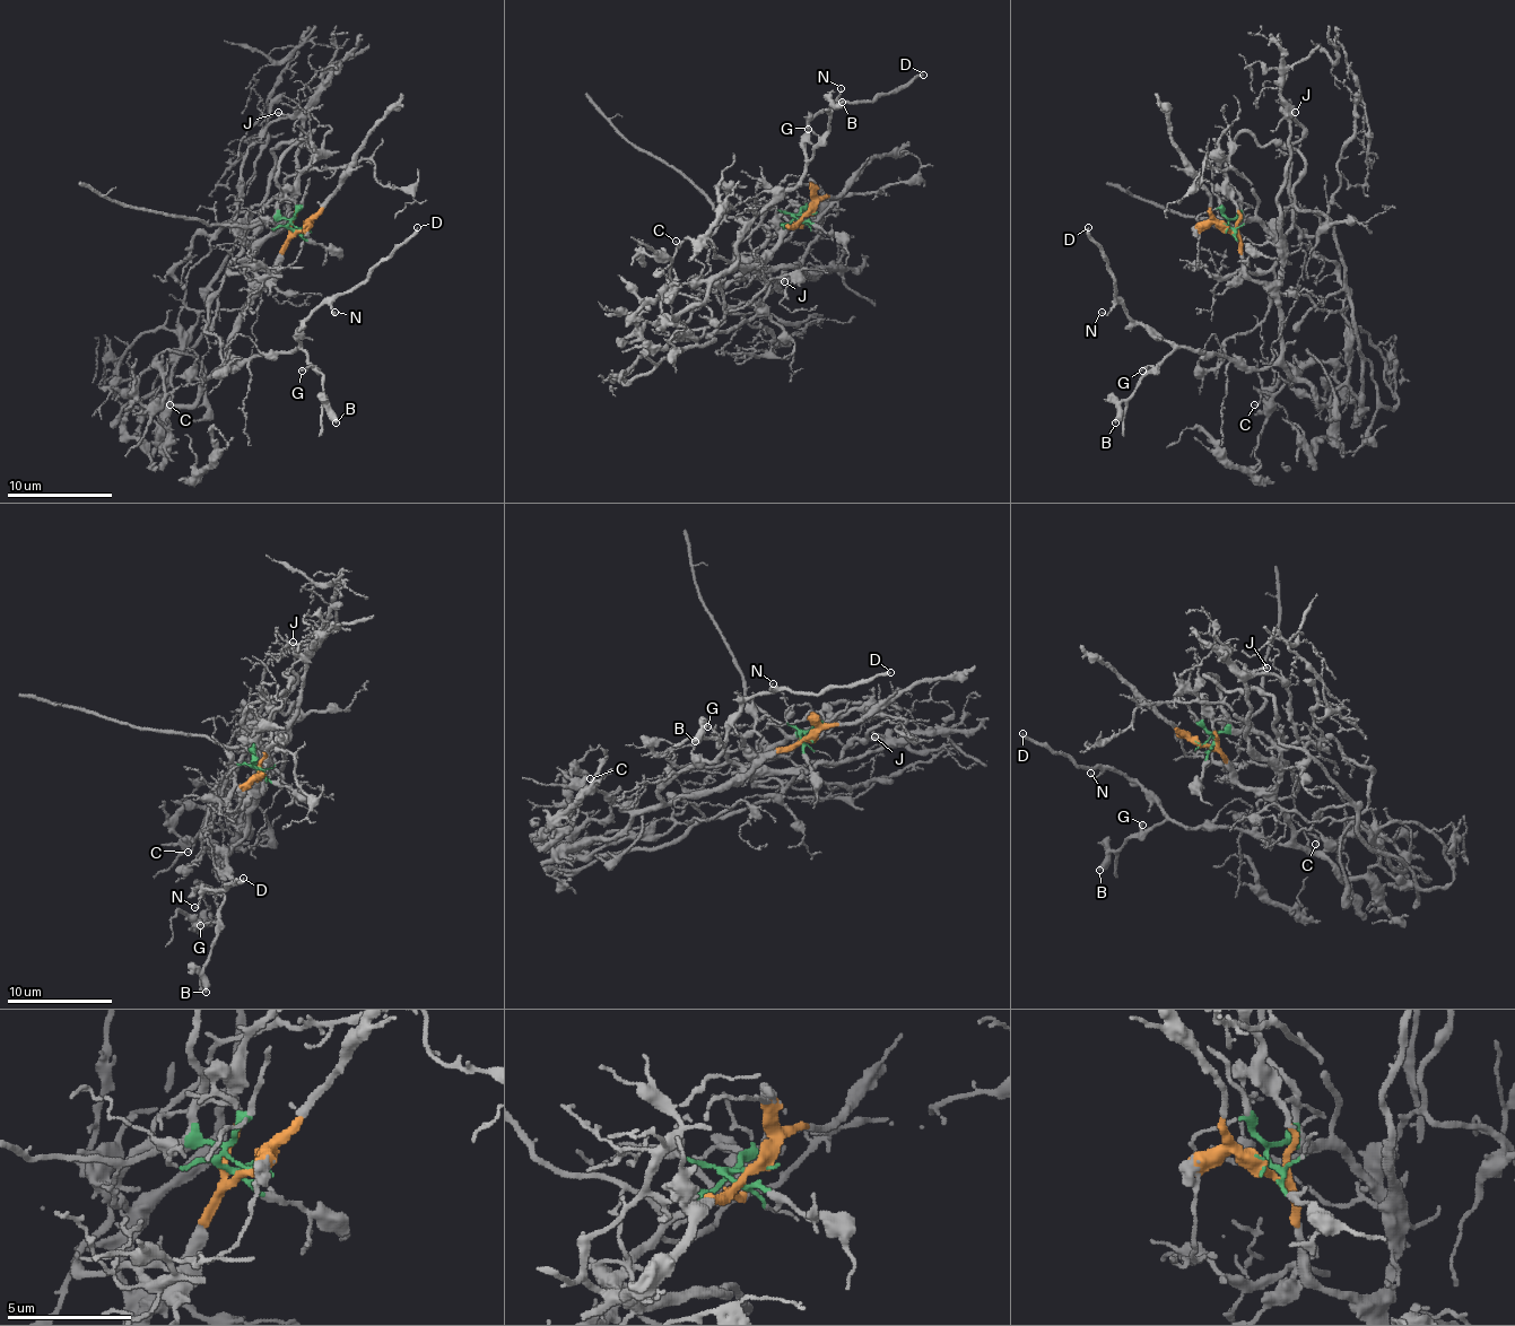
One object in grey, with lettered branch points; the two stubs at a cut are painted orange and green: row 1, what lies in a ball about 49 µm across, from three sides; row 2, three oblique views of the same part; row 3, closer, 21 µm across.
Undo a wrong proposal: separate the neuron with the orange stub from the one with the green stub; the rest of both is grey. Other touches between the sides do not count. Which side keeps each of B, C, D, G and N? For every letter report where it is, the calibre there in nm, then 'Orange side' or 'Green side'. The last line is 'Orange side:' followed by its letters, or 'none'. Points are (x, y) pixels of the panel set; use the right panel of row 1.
B: Place: (1115, 422). Thickness 400 nm. Orange side
C: Place: (1254, 404). Thickness 100 nm. Green side
D: Place: (1088, 227). Thickness 200 nm. Orange side
G: Place: (1142, 371). Thickness 140 nm. Orange side
N: Place: (1102, 312). Thickness 100 nm. Orange side
Orange side: B, D, G, N

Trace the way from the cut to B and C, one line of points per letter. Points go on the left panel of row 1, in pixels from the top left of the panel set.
B: (301, 229), (231, 340), (231, 368), (298, 347), (322, 376), (322, 398), (336, 424)
C: (301, 229), (197, 235), (175, 269), (191, 347), (138, 400), (136, 384), (154, 363), (170, 406)

